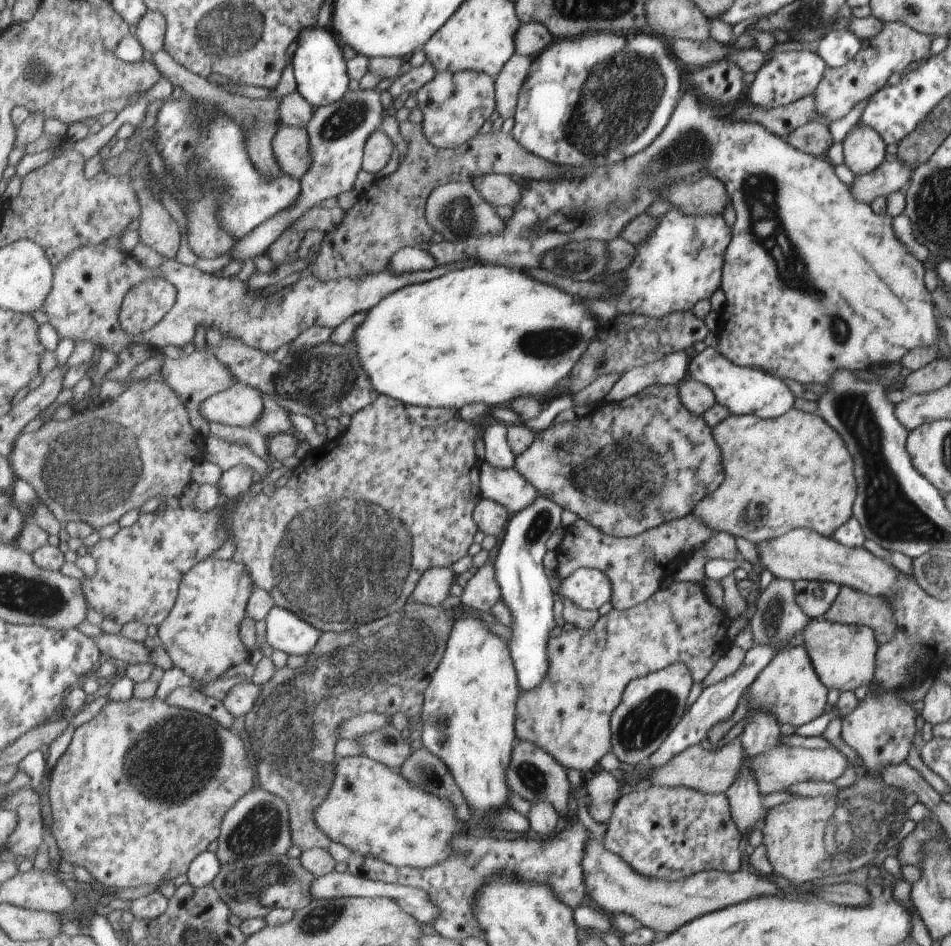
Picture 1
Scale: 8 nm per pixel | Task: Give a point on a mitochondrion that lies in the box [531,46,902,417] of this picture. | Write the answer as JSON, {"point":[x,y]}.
{"point":[624,92]}

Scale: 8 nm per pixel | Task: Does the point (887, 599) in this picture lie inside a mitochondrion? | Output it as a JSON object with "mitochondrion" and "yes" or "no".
{"mitochondrion":"no"}

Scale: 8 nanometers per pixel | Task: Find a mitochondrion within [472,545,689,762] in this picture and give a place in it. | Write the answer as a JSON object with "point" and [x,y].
{"point":[649,717]}

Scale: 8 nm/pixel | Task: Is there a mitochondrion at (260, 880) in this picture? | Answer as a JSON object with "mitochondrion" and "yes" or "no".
{"mitochondrion":"yes"}

